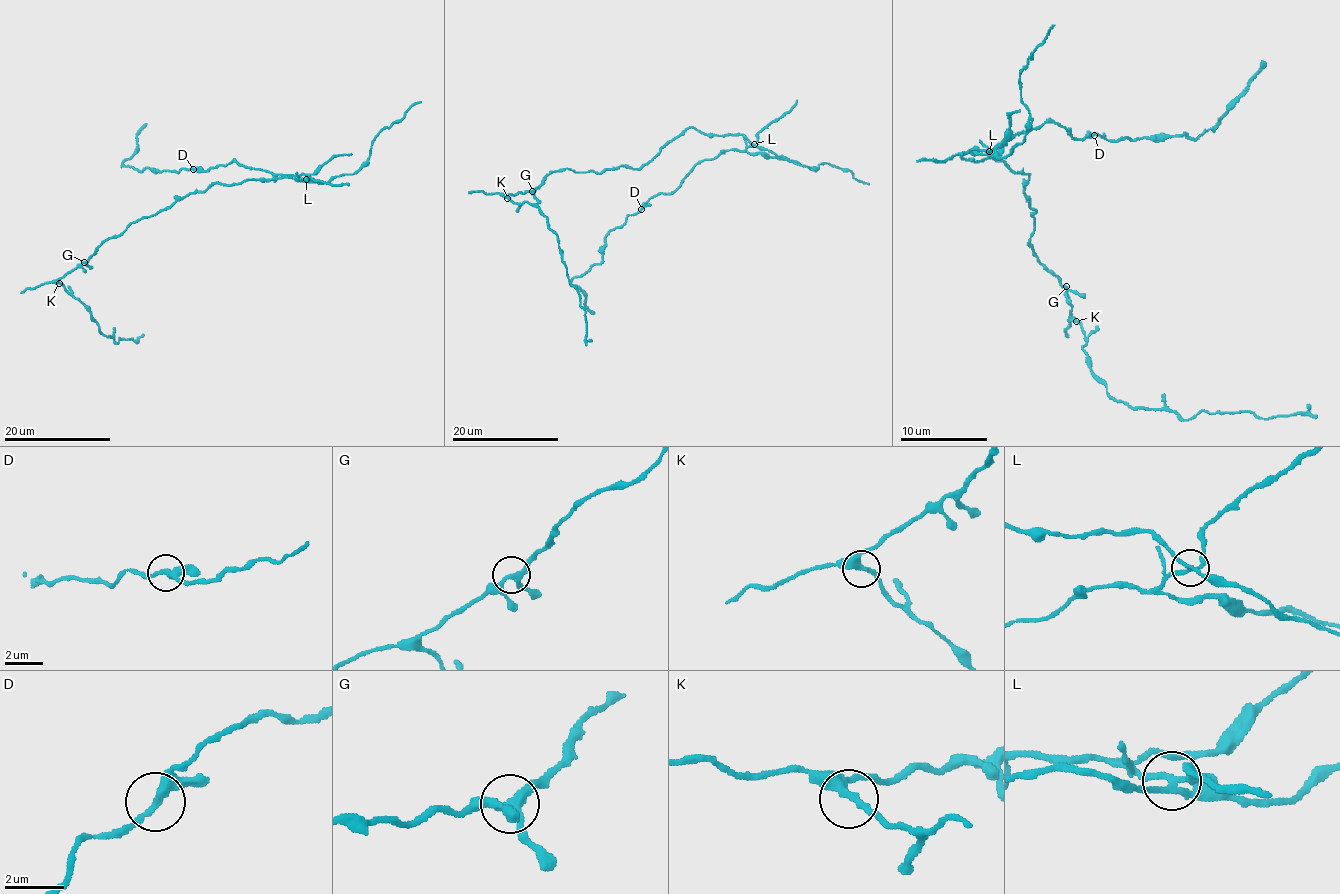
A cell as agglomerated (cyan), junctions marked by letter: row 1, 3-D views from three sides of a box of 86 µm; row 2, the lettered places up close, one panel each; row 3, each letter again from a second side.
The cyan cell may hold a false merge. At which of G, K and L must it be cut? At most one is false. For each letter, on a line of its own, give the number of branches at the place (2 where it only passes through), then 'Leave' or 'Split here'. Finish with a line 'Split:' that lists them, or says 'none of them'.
G: Branches: 4. Leave
K: Branches: 3. Leave
L: Branches: 4. Split here
Split: L

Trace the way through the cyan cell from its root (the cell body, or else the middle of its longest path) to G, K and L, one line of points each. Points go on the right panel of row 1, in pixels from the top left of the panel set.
G: (994, 159), (1001, 159), (1014, 172), (1029, 176), (1024, 193), (1035, 211), (1029, 243), (1033, 254), (1066, 286)
K: (994, 159), (1029, 176), (1024, 193), (1035, 211), (1029, 243), (1033, 254), (1066, 286), (1070, 315), (1076, 321)
L: (994, 159), (968, 161), (961, 156), (964, 152), (974, 152), (972, 148), (981, 154), (990, 152)

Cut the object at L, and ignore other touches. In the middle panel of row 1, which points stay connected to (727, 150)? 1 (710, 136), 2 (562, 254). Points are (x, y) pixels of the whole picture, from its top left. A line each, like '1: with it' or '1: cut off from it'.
1: cut off from it
2: cut off from it

